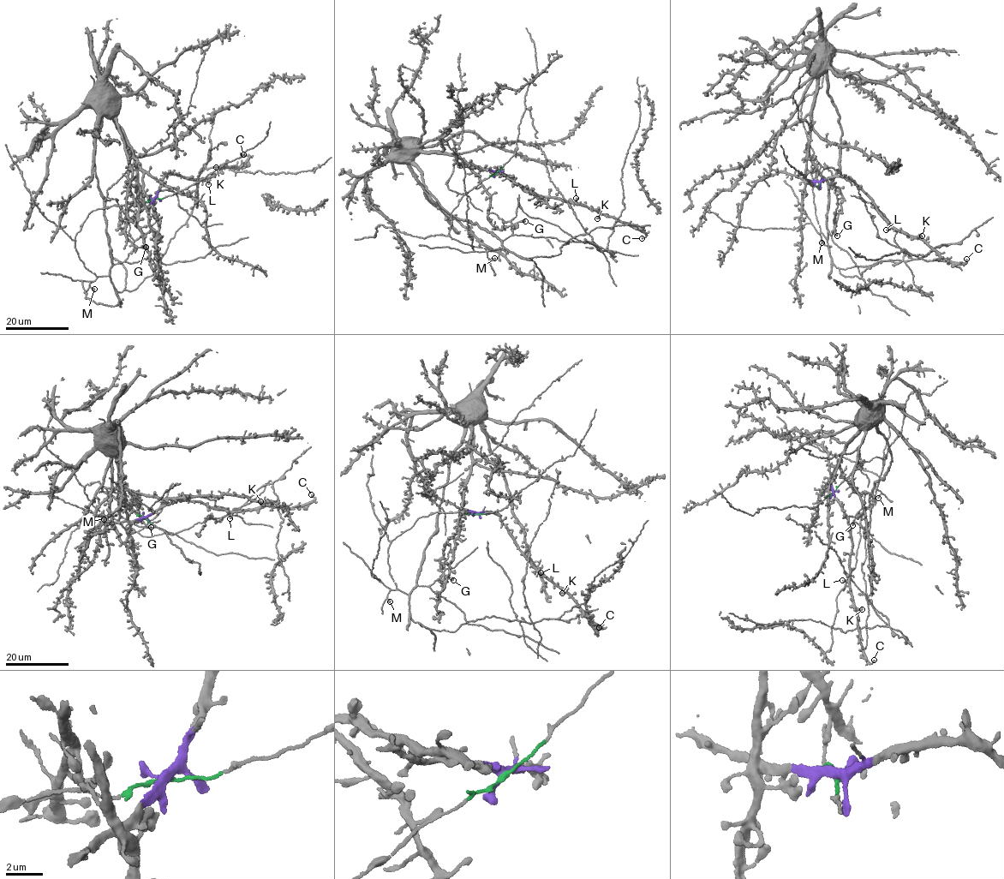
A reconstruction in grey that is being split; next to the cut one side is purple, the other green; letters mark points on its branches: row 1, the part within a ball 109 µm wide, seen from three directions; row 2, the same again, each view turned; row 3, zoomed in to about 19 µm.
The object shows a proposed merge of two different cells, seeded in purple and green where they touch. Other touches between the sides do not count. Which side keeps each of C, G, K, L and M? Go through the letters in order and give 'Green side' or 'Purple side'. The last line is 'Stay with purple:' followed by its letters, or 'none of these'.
C: Purple side
G: Green side
K: Purple side
L: Purple side
M: Green side
Stay with purple: C, K, L

